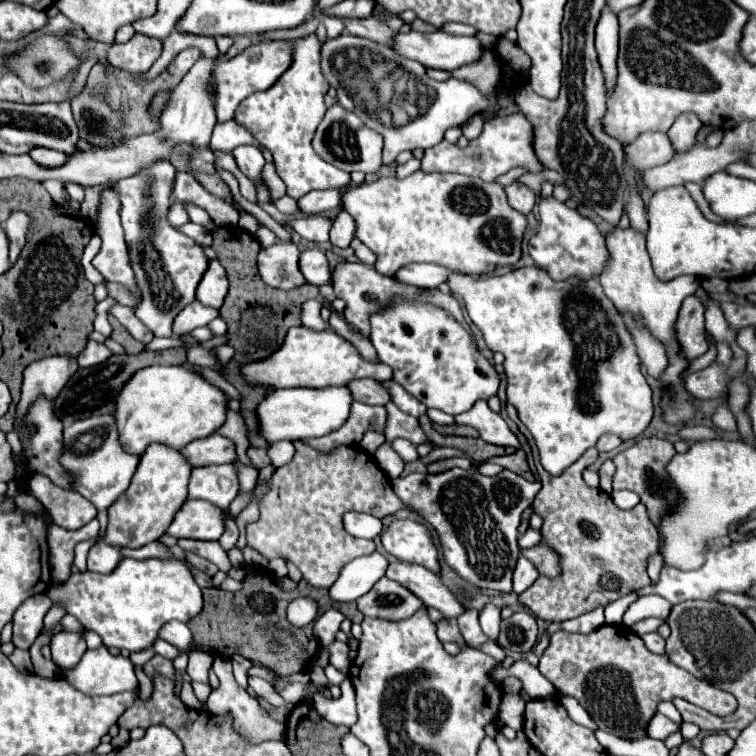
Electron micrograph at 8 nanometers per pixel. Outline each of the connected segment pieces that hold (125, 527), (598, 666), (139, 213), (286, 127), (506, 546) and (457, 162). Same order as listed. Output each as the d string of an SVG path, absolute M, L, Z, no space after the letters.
M156 444L148 446L140 456L128 490L108 508L108 528L100 540L118 548L142 548L158 540L168 530L174 514L186 502L190 470L192 468L184 462L178 450L168 450L168 446Z
M604 624L590 634L556 630L550 636L550 646L540 656L538 670L556 690L574 696L600 730L624 740L648 736L648 724L662 700L682 698L718 716L728 716L736 710L732 694L724 694L724 690L716 690L708 682L700 682L686 670L676 668L666 654L650 652L642 638L624 624Z
M164 160L156 162L148 170L136 176L122 178L118 182L122 202L122 228L130 252L130 264L136 274L136 284L142 292L142 302L136 308L136 316L144 322L154 336L172 336L174 318L196 298L196 286L208 268L208 258L192 238L180 234L164 218L172 204L174 166Z
M308 34L292 42L292 64L278 78L270 90L250 94L238 108L236 120L252 130L258 144L268 148L274 156L276 172L288 186L288 196L302 198L310 190L342 188L350 184L350 174L322 160L314 148L312 138L318 124L326 114L324 96L328 92L328 82L320 72L320 40L316 34Z
M452 468L440 474L412 472L392 480L392 488L438 532L444 560L456 574L478 588L512 592L512 572L520 556L520 514L534 502L538 480L528 482L510 470L488 478L476 470Z
M520 112L506 118L488 120L484 124L482 134L470 140L466 148L460 148L458 144L442 140L440 144L424 150L424 156L422 156L424 172L456 172L466 176L478 176L486 182L496 182L498 176L506 174L514 166L526 166L530 172L542 170L532 150L532 126L526 122L526 118Z

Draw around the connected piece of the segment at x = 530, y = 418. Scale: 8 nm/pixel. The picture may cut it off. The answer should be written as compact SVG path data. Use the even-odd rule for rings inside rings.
M526 266L526 268L516 268L504 276L484 276L484 278L462 278L458 274L450 274L446 284L450 286L452 292L458 292L464 302L466 302L466 310L470 320L476 324L476 328L482 332L486 346L492 352L502 352L504 354L504 374L508 380L506 386L506 402L512 404L518 412L518 418L522 420L522 424L530 430L530 434L534 436L534 442L540 450L540 464L544 466L546 472L550 472L552 476L560 476L568 466L572 466L576 462L576 458L580 458L588 448L592 448L600 436L604 434L616 434L618 438L632 440L636 436L640 436L646 426L652 420L654 408L652 408L652 390L640 370L640 356L636 354L636 346L632 342L632 334L628 334L628 328L620 316L620 312L612 306L612 302L606 298L602 286L598 280L588 280L588 282L552 282L552 278L548 278L548 274L544 274L544 270L540 270L538 266Z

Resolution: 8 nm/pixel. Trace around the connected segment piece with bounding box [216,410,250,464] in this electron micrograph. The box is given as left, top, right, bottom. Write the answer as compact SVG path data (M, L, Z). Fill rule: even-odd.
M228 410L228 412L226 412L226 420L224 420L224 424L222 424L216 432L218 432L218 434L224 434L224 438L228 438L228 440L234 442L234 446L236 446L236 454L238 454L238 460L240 460L240 462L250 464L250 462L248 462L248 456L246 456L246 448L248 448L246 426L244 426L244 420L240 418L238 412Z

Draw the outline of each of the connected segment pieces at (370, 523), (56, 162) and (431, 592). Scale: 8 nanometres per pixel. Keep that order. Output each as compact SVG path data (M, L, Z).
M346 512L342 522L344 522L344 530L348 534L358 536L358 538L366 538L366 540L372 540L382 532L382 522L370 514Z
M34 148L30 152L30 158L44 168L58 168L58 166L66 164L64 154L60 154L58 150L48 150L48 148Z
M392 562L386 568L385 576L390 580L400 582L412 594L416 594L426 606L432 606L444 614L444 618L458 618L466 612L466 606L452 594L442 580L424 566L406 564L406 562Z

